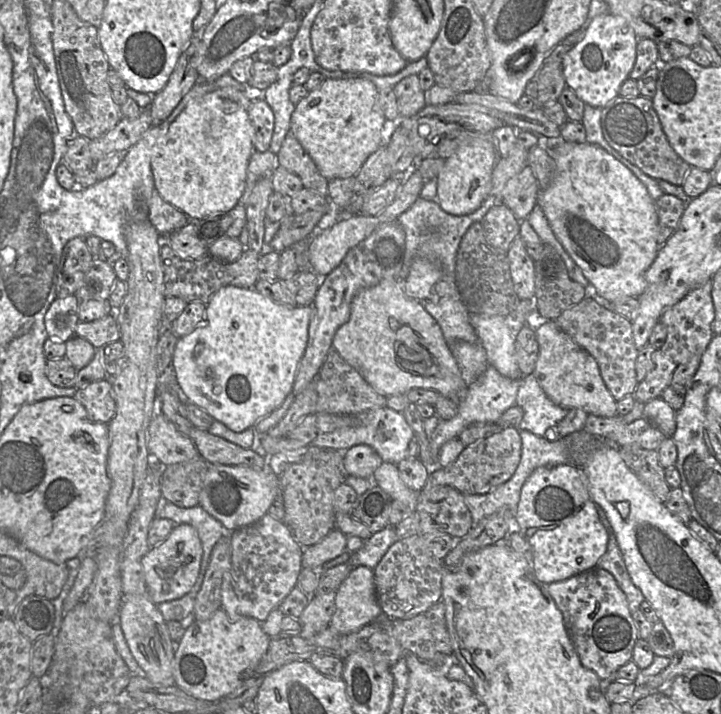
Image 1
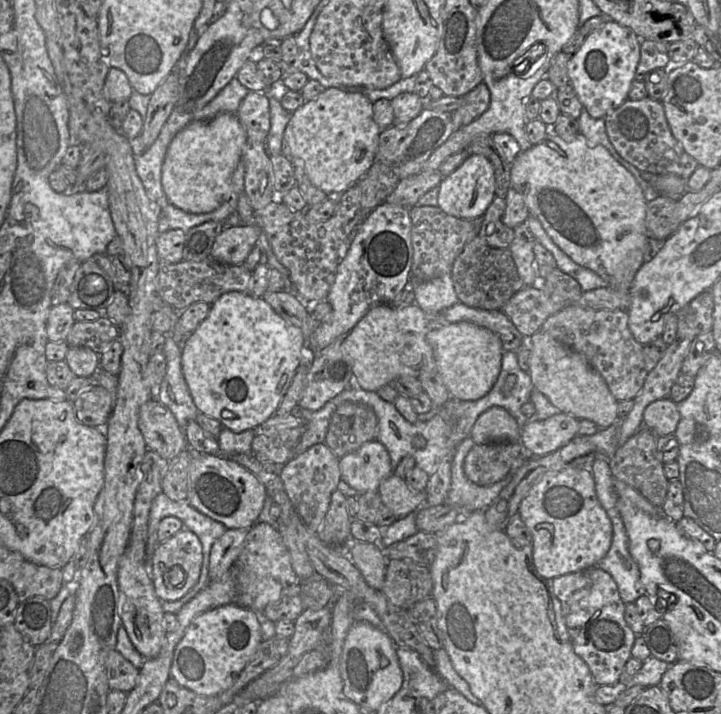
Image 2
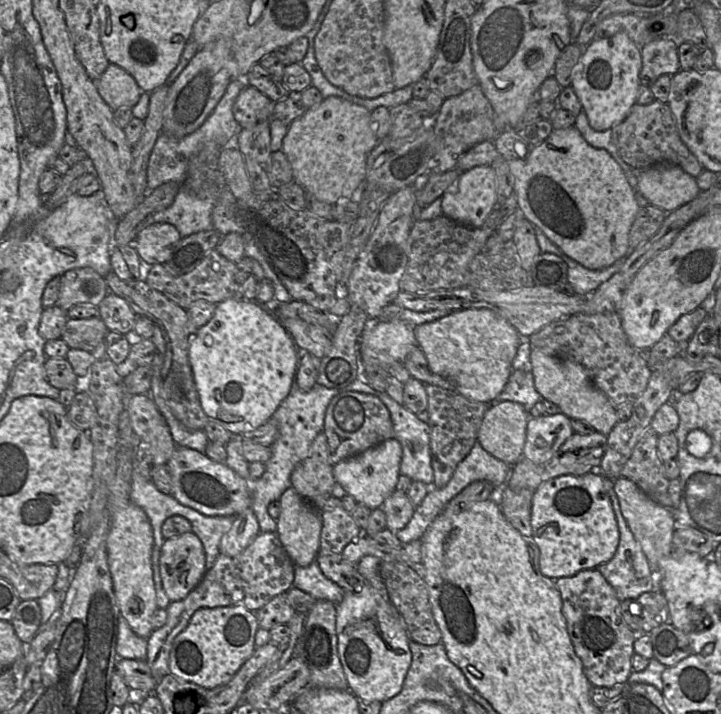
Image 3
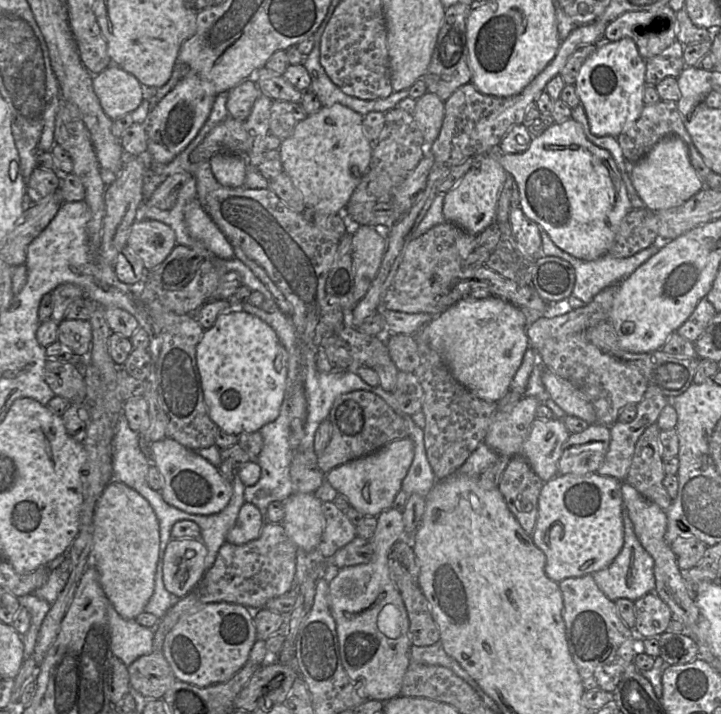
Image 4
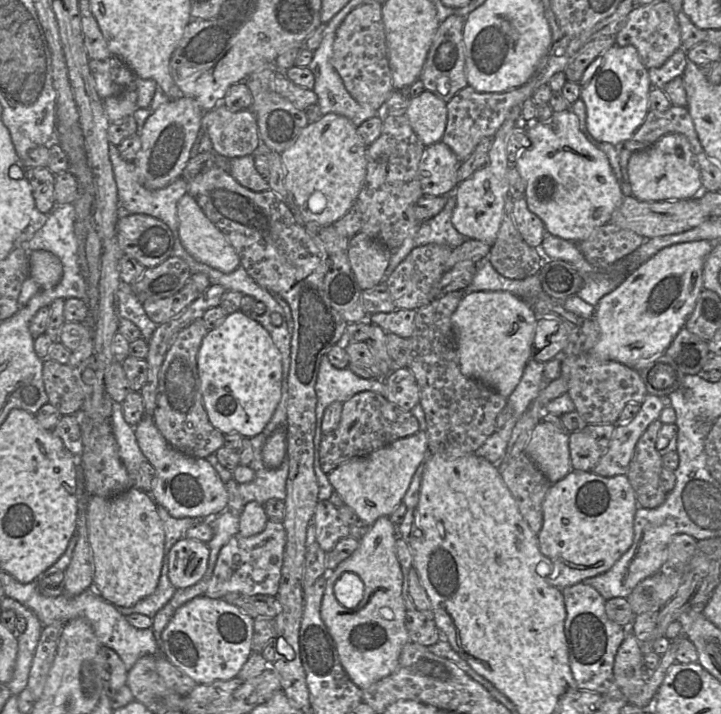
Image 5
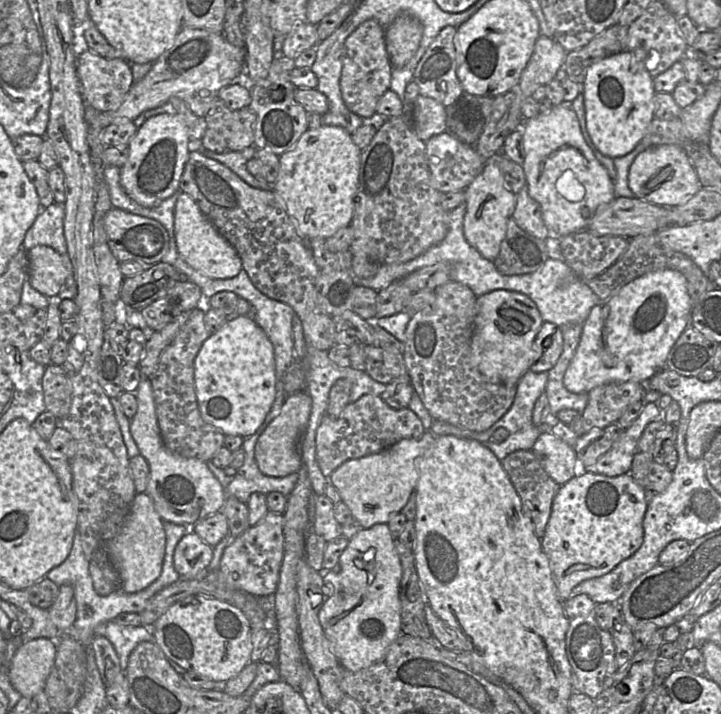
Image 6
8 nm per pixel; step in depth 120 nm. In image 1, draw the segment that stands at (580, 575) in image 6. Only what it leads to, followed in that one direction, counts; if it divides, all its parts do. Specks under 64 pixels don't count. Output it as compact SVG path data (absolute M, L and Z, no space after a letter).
M575 464L539 467L533 471L521 489L515 528L530 547L536 578L546 584L597 567L607 550L608 533L591 498L587 475Z

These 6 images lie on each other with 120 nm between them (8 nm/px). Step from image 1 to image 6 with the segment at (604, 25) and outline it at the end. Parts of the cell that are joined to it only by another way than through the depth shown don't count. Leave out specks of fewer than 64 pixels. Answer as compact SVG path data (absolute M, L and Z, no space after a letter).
M622 51L620 53L614 54L607 58L602 59L601 61L591 65L587 71L585 81L582 86L582 92L584 95L584 108L585 108L585 119L586 119L586 128L587 132L592 139L594 145L597 149L605 156L608 156L612 159L622 157L630 153L635 149L635 147L641 142L643 137L645 136L647 129L651 123L651 121L655 118L654 109L654 96L656 91L653 86L653 77L649 74L647 69L643 64L637 63L637 71L630 71L631 64L636 64L637 60L634 55L629 51Z

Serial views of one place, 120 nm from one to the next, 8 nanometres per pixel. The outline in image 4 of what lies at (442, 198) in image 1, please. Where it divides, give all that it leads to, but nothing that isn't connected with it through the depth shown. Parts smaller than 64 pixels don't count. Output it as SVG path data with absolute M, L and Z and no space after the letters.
M483 155L469 158L474 158L471 169L465 174L465 176L454 188L445 194L443 203L443 215L446 221L457 225L471 235L478 235L489 225L495 223L498 198L503 184L505 183L509 174L502 167L502 165L491 156Z

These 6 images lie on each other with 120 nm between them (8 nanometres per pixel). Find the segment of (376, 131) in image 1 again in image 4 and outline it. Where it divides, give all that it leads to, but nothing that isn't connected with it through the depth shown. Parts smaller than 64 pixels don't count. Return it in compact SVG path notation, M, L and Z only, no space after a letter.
M338 103L321 107L300 121L292 135L281 142L279 152L283 170L301 193L305 208L330 214L344 212L352 193L368 172L372 155L373 143L364 134L362 120L362 115Z

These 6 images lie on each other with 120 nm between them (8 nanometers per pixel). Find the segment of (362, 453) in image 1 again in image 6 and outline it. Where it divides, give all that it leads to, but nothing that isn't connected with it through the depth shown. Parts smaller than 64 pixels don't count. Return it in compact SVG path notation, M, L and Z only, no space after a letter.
M426 430L418 439L403 439L378 453L347 460L330 475L329 481L338 490L342 502L364 529L378 523L388 524L402 511L416 489L418 461L432 444L433 436L440 435Z

